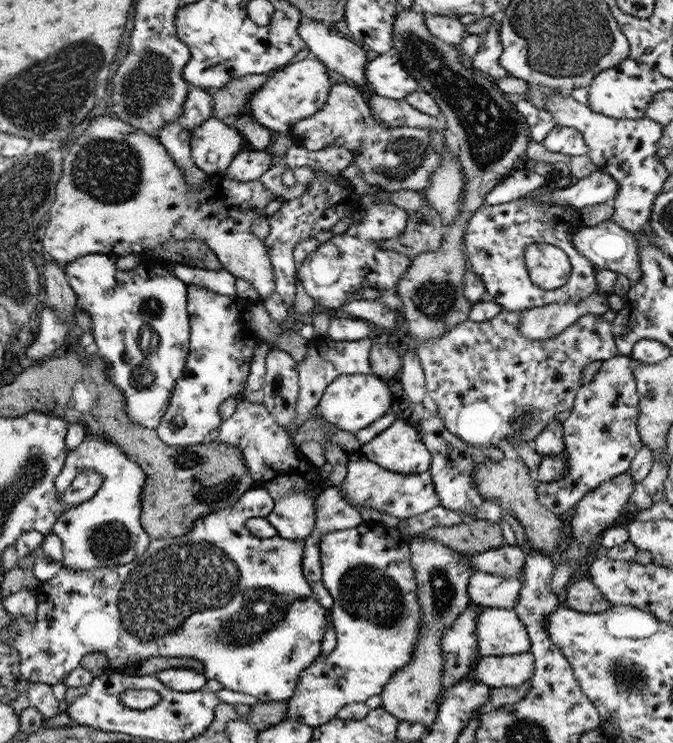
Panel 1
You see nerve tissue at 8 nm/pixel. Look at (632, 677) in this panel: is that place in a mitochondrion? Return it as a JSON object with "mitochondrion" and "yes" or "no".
{"mitochondrion":"yes"}

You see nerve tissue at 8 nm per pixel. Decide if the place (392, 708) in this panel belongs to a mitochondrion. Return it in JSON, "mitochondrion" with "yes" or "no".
{"mitochondrion":"no"}

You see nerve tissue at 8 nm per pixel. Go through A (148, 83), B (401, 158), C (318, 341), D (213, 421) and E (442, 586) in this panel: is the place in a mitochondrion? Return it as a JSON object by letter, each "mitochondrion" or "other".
{"A":"mitochondrion","B":"mitochondrion","C":"other","D":"other","E":"mitochondrion"}

